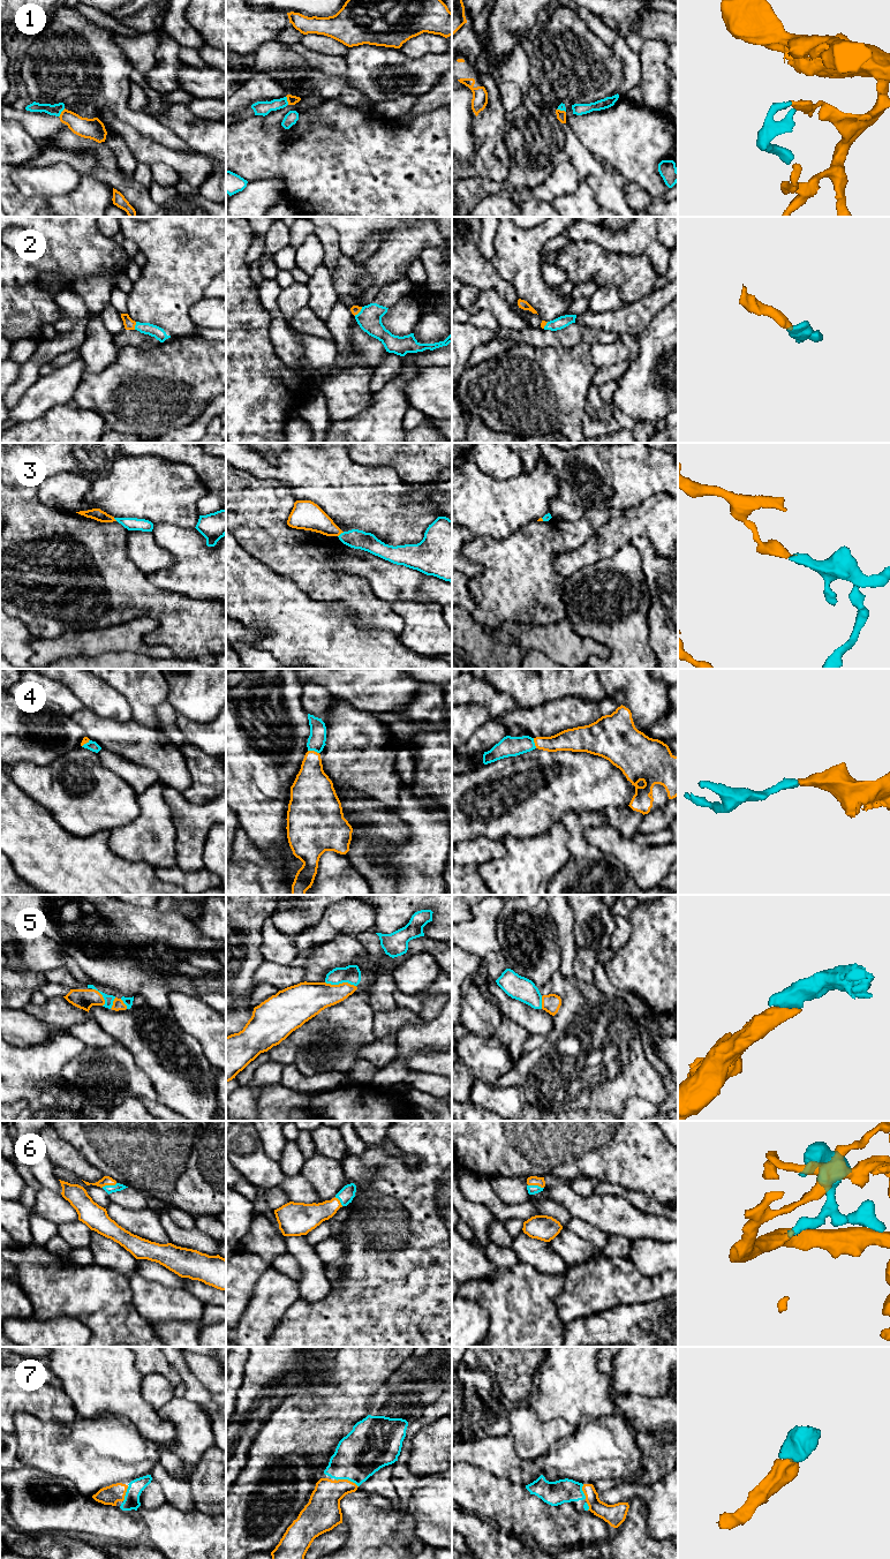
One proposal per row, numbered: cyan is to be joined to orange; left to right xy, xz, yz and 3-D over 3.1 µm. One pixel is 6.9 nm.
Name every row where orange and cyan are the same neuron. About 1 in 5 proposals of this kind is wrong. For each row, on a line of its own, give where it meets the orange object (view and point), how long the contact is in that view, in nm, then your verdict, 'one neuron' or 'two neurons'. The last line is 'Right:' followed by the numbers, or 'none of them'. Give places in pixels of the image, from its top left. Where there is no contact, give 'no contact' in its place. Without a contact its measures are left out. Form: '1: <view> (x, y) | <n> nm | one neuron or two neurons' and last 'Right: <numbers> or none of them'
1: xy (61, 113) | 80 nm | one neuron
2: xz (359, 311) | 90 nm | one neuron
3: xz (340, 533) | 60 nm | one neuron
4: xz (314, 751) | 80 nm | one neuron
5: xz (340, 984) | 220 nm | one neuron
6: yz (536, 1184) | 110 nm | one neuron
7: xz (346, 1480) | 180 nm | one neuron
Right: 1, 2, 3, 4, 5, 6, 7

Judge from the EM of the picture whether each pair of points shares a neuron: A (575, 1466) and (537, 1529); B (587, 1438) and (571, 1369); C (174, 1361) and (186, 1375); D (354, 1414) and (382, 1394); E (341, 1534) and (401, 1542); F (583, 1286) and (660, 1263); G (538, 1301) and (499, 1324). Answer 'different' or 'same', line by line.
A: different
B: different
C: same
D: different
E: different
F: different
G: same

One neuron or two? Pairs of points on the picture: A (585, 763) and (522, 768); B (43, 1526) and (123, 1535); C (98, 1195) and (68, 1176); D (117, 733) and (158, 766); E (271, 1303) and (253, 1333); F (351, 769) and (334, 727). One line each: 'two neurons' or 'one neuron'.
A: one neuron
B: one neuron
C: one neuron
D: one neuron
E: one neuron
F: one neuron

